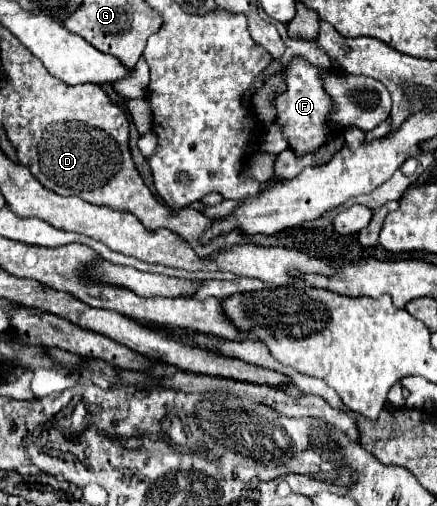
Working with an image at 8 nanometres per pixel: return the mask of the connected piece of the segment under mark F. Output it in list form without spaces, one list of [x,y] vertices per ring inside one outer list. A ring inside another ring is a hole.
[[[294,58],[284,72],[286,72],[288,88],[274,100],[274,104],[278,108],[276,122],[282,124],[284,134],[290,142],[290,148],[298,156],[302,156],[306,152],[318,150],[332,136],[332,128],[328,124],[328,114],[332,110],[332,102],[322,88],[322,78],[320,78],[322,68],[308,64],[304,58]]]

